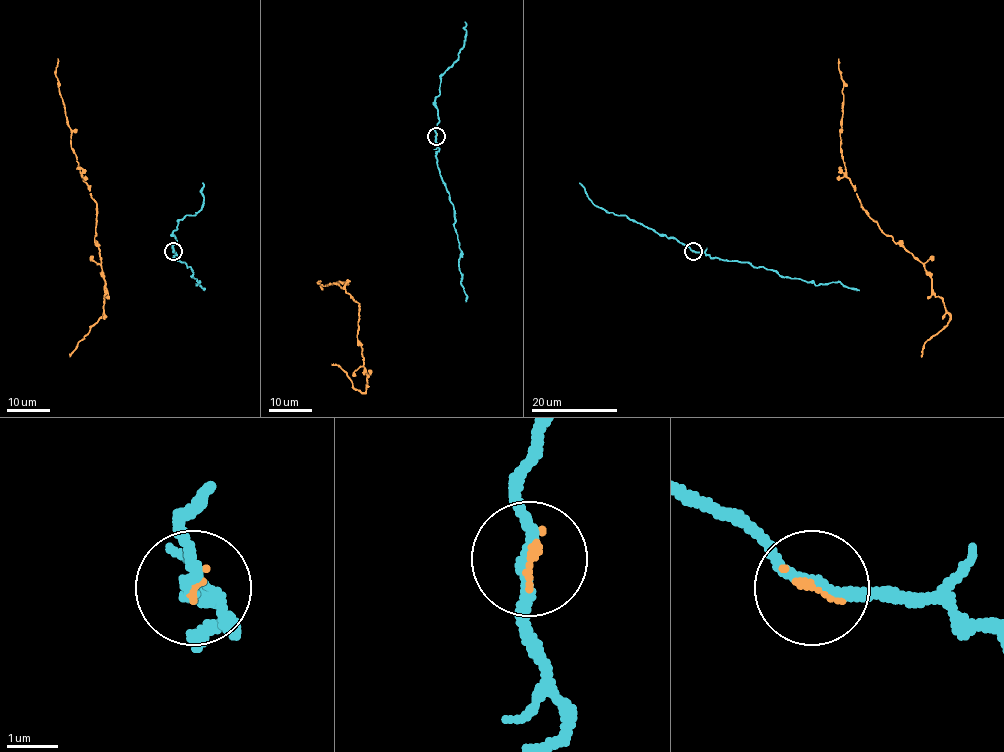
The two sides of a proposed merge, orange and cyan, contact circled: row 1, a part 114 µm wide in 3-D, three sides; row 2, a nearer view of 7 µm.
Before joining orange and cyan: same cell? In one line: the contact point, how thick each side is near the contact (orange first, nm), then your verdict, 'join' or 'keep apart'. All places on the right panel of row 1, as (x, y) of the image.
(693, 251) | 110/240 nm | join

